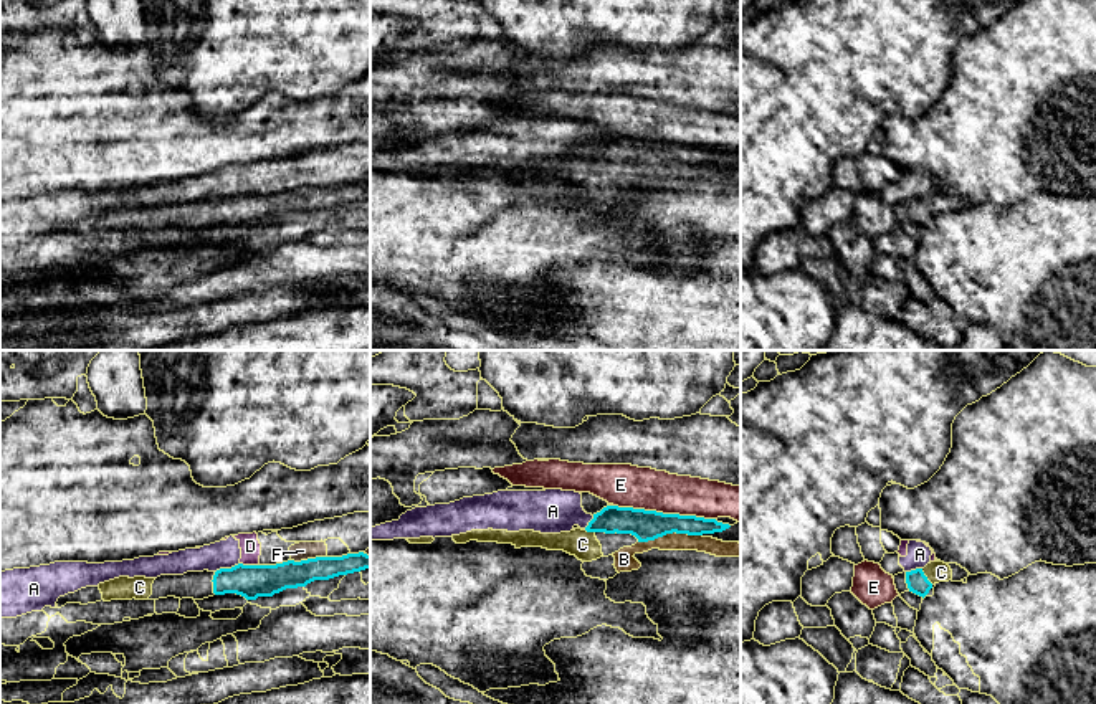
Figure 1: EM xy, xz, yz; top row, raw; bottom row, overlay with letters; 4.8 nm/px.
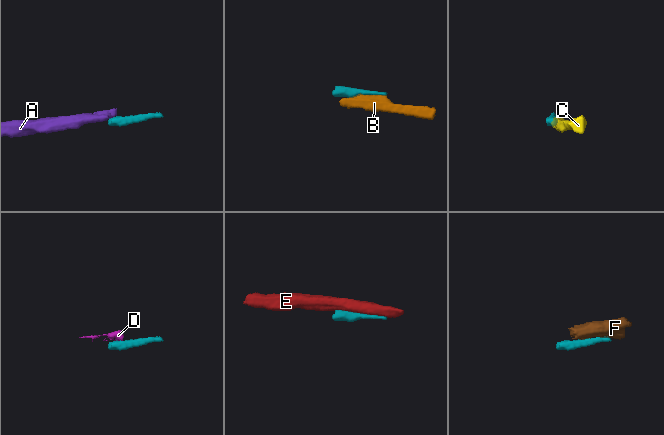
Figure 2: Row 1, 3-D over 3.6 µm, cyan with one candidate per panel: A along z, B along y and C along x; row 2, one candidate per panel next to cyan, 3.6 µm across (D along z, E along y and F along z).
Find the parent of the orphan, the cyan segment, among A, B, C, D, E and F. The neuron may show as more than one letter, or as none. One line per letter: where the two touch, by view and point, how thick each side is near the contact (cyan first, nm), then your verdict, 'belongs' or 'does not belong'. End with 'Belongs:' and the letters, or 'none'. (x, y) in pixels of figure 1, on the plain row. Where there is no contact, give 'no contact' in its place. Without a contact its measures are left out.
A: xy (227, 199) | 160/140 nm | does not belong
B: xz (670, 162) | 150/80 nm | belongs
C: yz (926, 207) | 100/100 nm | belongs
D: xy (250, 195) | 160/100 nm | does not belong
E: xz (665, 144) | 150/200 nm | does not belong
F: xy (308, 189) | 160/90 nm | does not belong
Belongs: B, C

